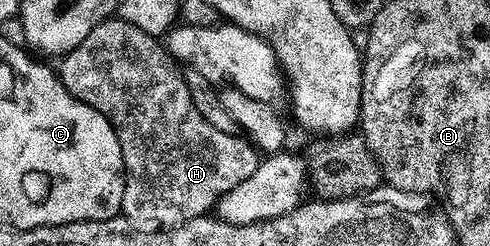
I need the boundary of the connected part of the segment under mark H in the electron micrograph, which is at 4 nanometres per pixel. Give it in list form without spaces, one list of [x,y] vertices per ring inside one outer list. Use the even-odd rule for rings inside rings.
[[[117,16],[105,18],[103,22],[96,24],[96,28],[92,28],[92,32],[88,32],[88,36],[84,36],[84,44],[80,44],[72,53],[65,55],[61,62],[60,77],[64,88],[68,88],[68,92],[72,96],[76,96],[76,100],[96,108],[96,112],[100,112],[100,116],[104,116],[104,120],[108,120],[108,124],[112,124],[112,128],[116,132],[116,140],[120,140],[122,168],[126,180],[122,214],[127,218],[131,218],[132,221],[165,228],[184,224],[184,220],[192,220],[193,218],[209,215],[215,209],[219,199],[225,196],[232,188],[236,188],[236,184],[240,184],[243,180],[248,180],[248,176],[252,176],[252,172],[256,172],[260,161],[259,151],[245,137],[220,132],[219,129],[212,128],[211,124],[204,120],[203,116],[200,116],[200,112],[196,110],[196,105],[190,95],[183,67],[175,62],[170,51],[155,35],[142,32],[140,28],[136,28],[136,24],[128,24],[124,19]]]

